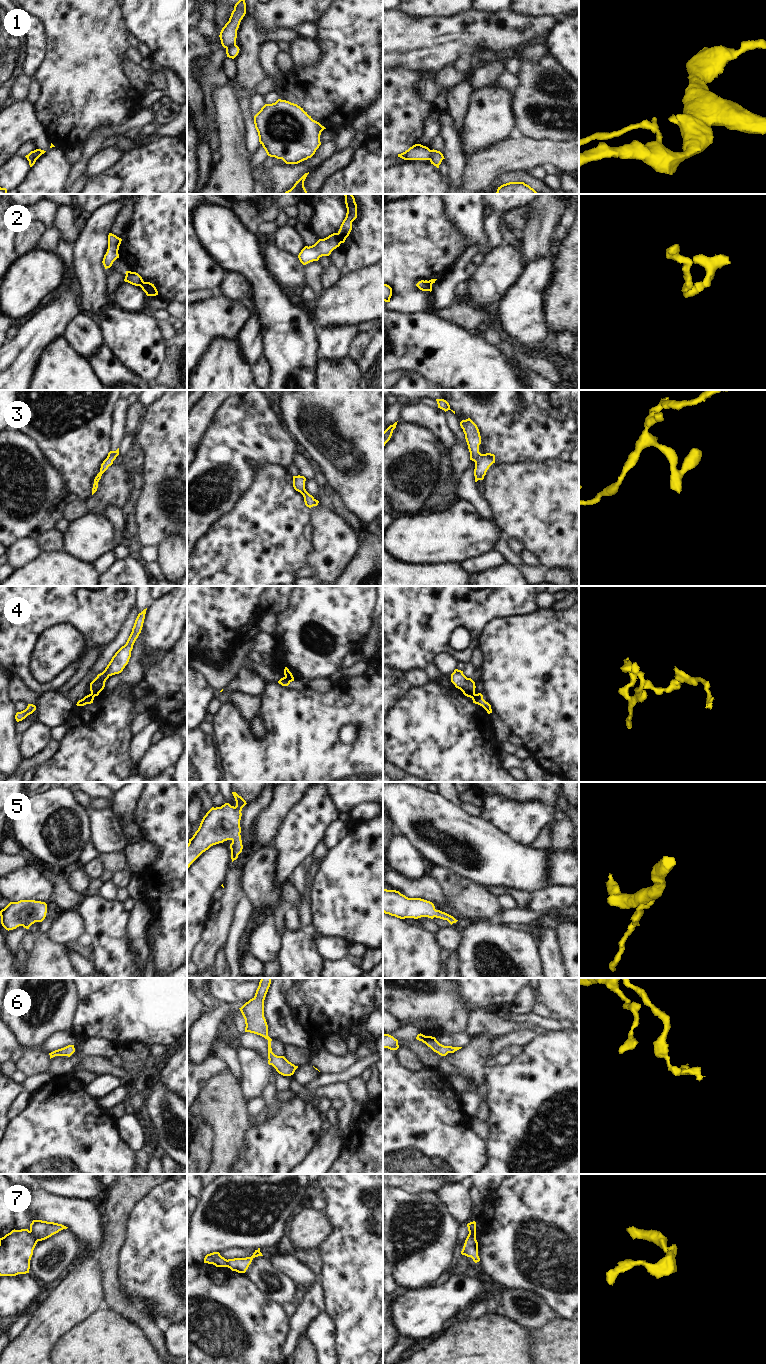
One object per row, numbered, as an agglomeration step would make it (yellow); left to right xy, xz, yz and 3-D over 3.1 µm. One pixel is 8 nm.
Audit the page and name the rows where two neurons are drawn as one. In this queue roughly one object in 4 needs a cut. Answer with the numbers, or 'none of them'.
1, 2, 4, 7

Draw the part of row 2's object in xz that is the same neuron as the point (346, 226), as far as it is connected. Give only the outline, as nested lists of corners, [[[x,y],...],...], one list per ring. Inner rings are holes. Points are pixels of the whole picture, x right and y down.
[[[344,194],[347,208],[346,217],[337,233],[340,242],[344,243],[352,230],[352,222],[357,218],[357,204],[352,194]]]

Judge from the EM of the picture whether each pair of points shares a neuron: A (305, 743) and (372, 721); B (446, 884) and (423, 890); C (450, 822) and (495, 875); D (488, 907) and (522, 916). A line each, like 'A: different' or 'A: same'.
A: same
B: different
C: same
D: different

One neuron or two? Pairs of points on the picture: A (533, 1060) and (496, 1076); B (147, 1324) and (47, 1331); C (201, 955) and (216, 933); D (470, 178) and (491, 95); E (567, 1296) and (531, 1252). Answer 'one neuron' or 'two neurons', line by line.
A: one neuron
B: two neurons
C: one neuron
D: two neurons
E: one neuron

